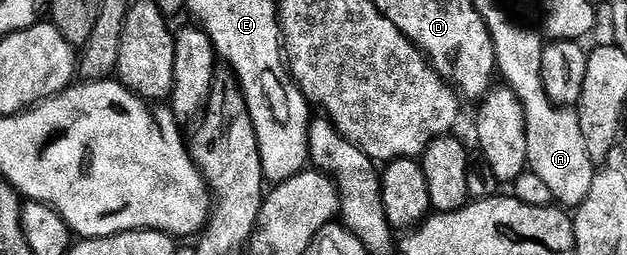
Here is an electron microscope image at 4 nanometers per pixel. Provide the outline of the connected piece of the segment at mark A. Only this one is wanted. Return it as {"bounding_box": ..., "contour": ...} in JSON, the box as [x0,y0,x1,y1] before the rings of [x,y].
{"bounding_box":[494,29,596,209],"contour":[[[534,29],[526,35],[516,33],[514,37],[507,37],[505,31],[498,31],[494,41],[498,71],[501,78],[502,75],[506,78],[503,79],[505,86],[513,91],[524,109],[529,170],[540,177],[548,189],[552,189],[555,200],[563,208],[577,209],[585,203],[592,191],[596,165],[588,153],[588,145],[584,145],[584,133],[580,129],[577,110],[557,107],[548,97],[542,76],[544,42],[543,36],[539,35]]]}

